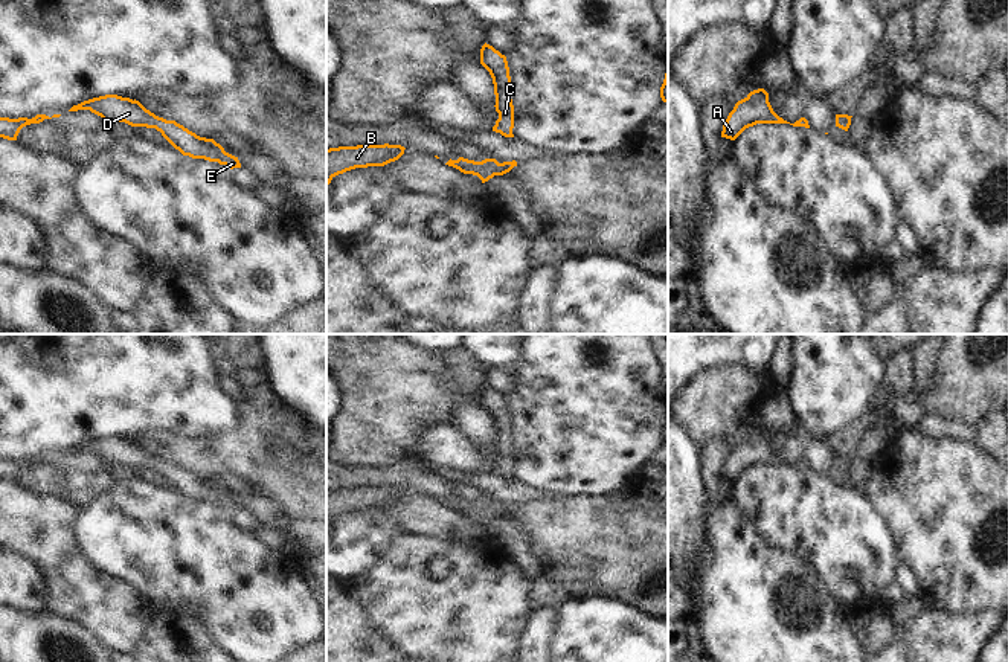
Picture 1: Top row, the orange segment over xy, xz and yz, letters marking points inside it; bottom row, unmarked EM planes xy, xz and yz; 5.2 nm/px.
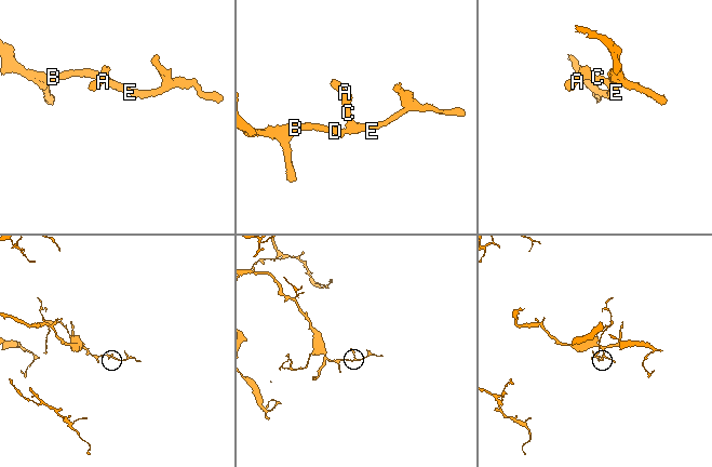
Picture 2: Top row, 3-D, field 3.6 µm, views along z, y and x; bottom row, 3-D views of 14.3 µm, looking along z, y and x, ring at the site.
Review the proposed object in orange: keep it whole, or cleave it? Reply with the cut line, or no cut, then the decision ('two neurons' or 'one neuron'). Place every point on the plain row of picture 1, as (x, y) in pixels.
no cut; one neuron

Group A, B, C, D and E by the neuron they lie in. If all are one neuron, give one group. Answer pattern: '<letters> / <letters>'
A B C D E

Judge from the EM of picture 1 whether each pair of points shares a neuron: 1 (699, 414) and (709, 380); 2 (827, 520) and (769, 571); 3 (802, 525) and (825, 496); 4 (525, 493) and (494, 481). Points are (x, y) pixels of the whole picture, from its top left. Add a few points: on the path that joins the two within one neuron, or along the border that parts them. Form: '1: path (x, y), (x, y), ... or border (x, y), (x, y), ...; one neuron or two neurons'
1: path (706, 406), (709, 403), (709, 388); one neuron
2: border (760, 533), (769, 543), (804, 559), (818, 574); two neurons
3: path (807, 517), (818, 504); one neuron
4: path (517, 491), (502, 488); one neuron

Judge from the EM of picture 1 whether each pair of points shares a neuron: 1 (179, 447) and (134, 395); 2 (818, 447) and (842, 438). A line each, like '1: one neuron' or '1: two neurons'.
1: two neurons
2: two neurons

